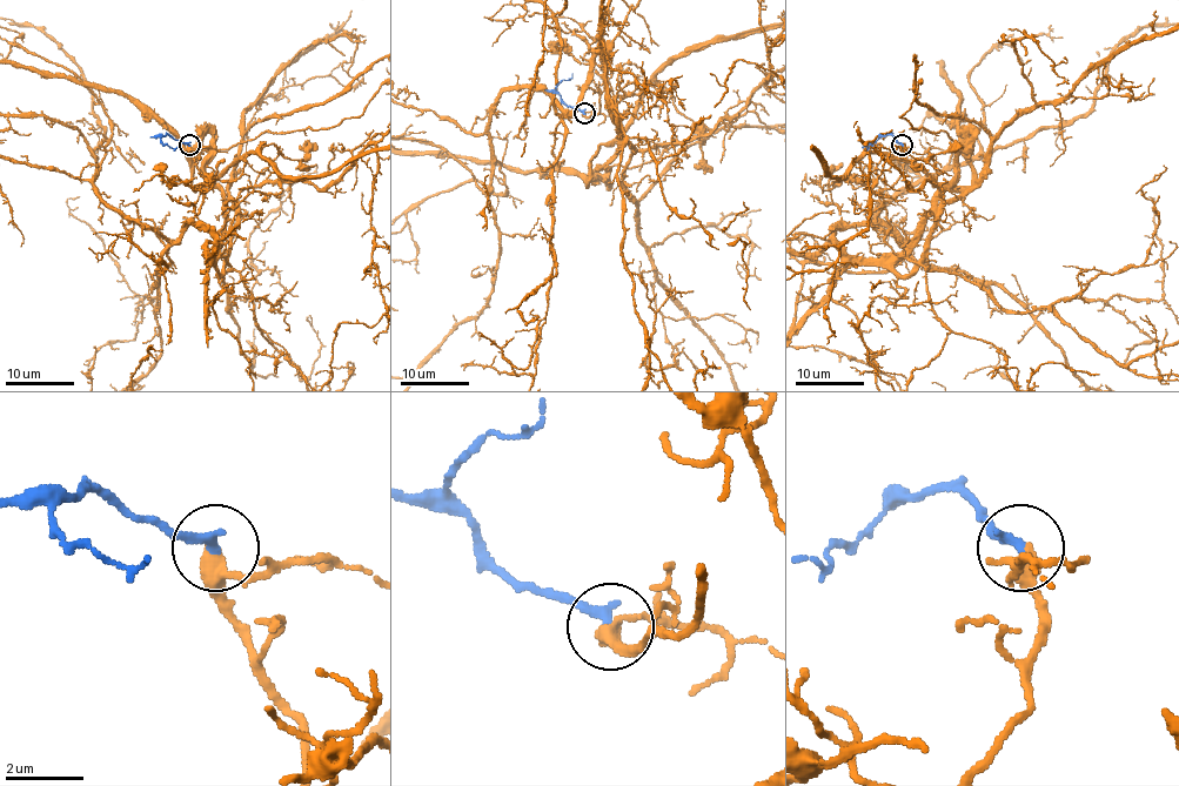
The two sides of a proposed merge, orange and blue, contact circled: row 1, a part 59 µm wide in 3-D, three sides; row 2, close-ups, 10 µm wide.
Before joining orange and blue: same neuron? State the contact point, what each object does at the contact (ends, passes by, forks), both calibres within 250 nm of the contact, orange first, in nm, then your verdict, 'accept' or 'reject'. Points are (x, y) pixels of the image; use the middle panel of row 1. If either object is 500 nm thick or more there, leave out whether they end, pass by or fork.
place (584, 113); orange passes by; blue ends; calibres 360 and 280 nm; accept

